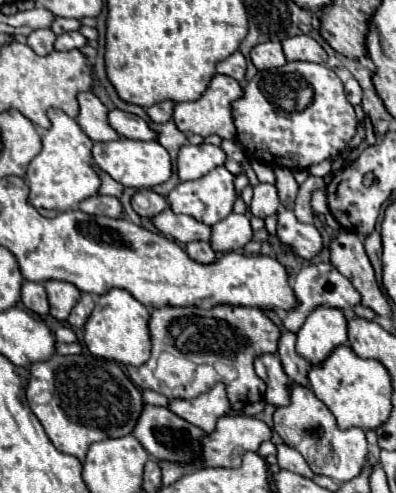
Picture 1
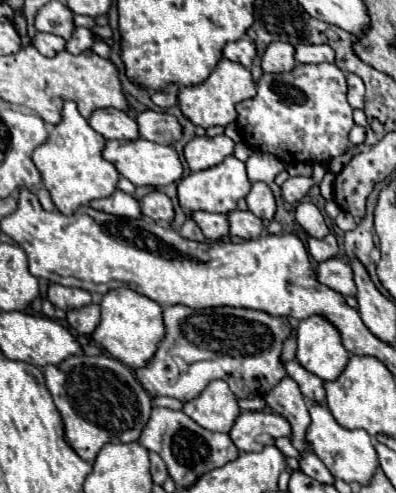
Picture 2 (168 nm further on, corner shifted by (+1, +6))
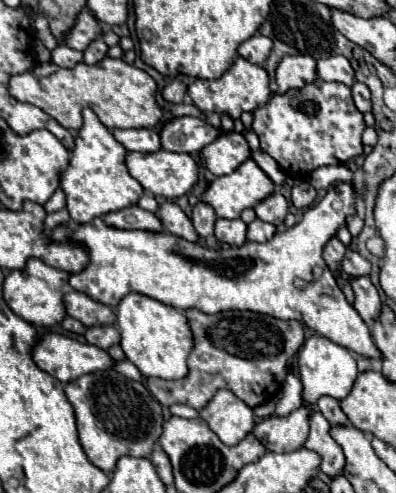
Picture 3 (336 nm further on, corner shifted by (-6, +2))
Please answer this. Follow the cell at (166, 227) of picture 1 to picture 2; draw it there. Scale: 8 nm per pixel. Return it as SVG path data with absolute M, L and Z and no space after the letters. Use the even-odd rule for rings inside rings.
M193 212L193 220L199 224L199 228L207 240L221 240L221 238L229 236L229 222L227 222L225 214Z

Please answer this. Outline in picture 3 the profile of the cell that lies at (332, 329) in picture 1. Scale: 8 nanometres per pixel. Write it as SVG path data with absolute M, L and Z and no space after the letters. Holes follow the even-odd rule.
M314 334L302 344L302 350L298 352L298 374L304 384L304 400L314 404L320 396L332 396L336 400L342 400L350 392L358 376L358 368L354 356L346 348L330 342L324 336Z

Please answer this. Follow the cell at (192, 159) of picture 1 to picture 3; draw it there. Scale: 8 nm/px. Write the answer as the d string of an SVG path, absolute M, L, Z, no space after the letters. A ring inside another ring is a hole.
M236 132L220 136L202 148L202 160L208 172L214 176L224 176L234 172L248 158L250 158L248 142L242 134Z

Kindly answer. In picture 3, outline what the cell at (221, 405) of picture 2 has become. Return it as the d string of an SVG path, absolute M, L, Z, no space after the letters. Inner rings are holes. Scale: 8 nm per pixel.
M218 390L216 396L200 410L200 418L228 446L238 444L254 428L252 408L230 390Z

